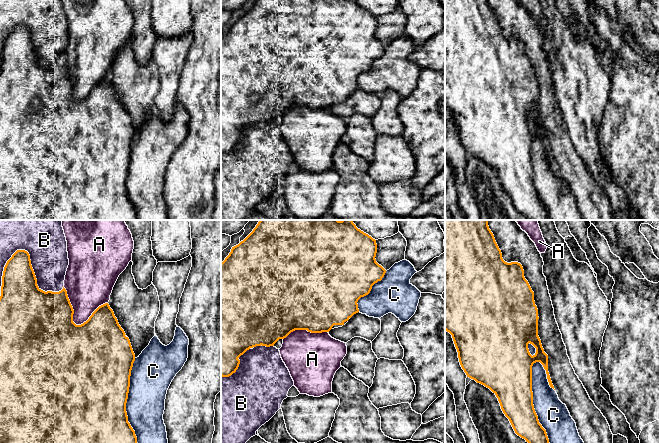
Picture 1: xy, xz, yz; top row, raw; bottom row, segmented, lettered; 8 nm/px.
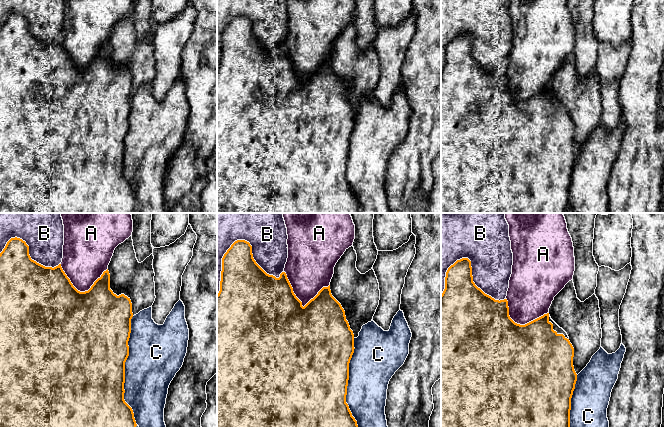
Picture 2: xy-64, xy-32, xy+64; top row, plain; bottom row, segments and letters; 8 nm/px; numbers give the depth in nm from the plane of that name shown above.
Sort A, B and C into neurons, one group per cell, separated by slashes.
A / B / C

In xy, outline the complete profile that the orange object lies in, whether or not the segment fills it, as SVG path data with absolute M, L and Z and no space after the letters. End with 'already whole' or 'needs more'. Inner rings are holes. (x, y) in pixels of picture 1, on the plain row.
M17 26L4 43L0 72L0 220L138 220L126 188L131 146L135 137L130 116L108 79L99 82L81 101L73 98L73 90L66 65L63 63L59 68L41 66L29 29Z | already whole

